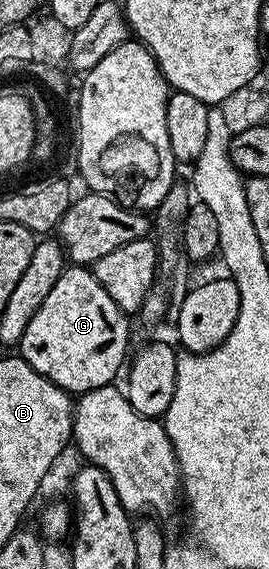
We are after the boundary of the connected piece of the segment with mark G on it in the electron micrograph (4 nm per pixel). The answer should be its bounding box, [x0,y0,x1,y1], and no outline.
[17,264,131,396]

